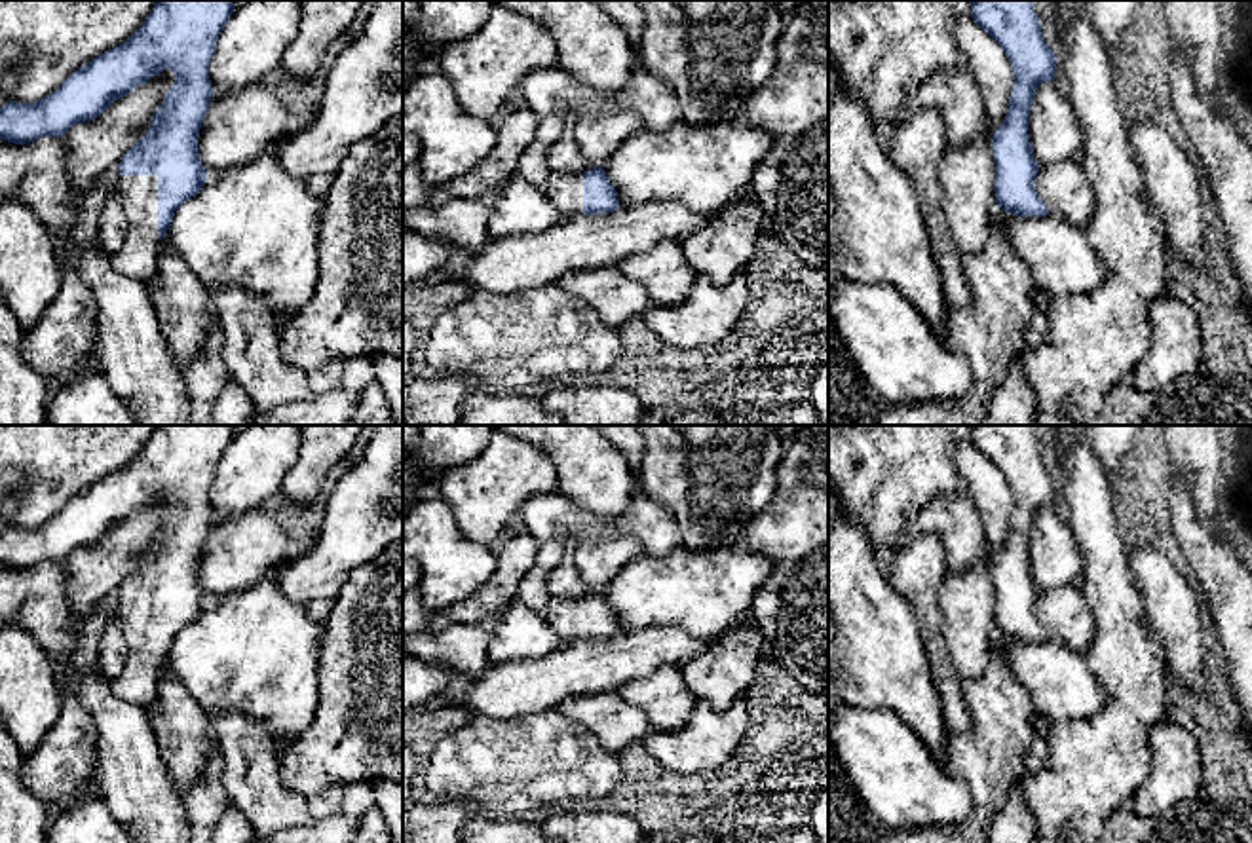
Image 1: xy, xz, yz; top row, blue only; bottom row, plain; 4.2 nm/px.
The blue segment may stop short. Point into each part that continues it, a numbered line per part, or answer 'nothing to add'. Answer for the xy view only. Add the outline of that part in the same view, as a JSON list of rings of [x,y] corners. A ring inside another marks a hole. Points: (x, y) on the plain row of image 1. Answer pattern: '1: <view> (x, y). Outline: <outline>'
1: xy (137, 684). Outline: [[[118,600],[116,615],[122,621],[129,653],[123,672],[112,682],[112,689],[148,714],[161,672],[158,661],[158,602]]]

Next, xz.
1: xz (565, 616). Outline: [[[551,596],[547,606],[547,623],[564,644],[583,640],[583,598],[564,600]]]

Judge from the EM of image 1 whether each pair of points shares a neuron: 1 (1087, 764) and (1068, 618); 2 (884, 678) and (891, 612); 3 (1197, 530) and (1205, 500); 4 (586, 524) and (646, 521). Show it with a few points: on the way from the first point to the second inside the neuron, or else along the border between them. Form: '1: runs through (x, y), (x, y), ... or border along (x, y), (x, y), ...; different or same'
1: border along (1093, 610), (1093, 644), (1083, 654); different
2: runs through (884, 661), (884, 629); same
3: border along (1188, 477), (1197, 515), (1213, 530), (1224, 534); different
4: runs through (601, 526), (631, 523); same

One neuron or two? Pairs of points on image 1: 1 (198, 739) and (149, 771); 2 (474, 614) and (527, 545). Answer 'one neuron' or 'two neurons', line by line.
1: two neurons
2: one neuron

